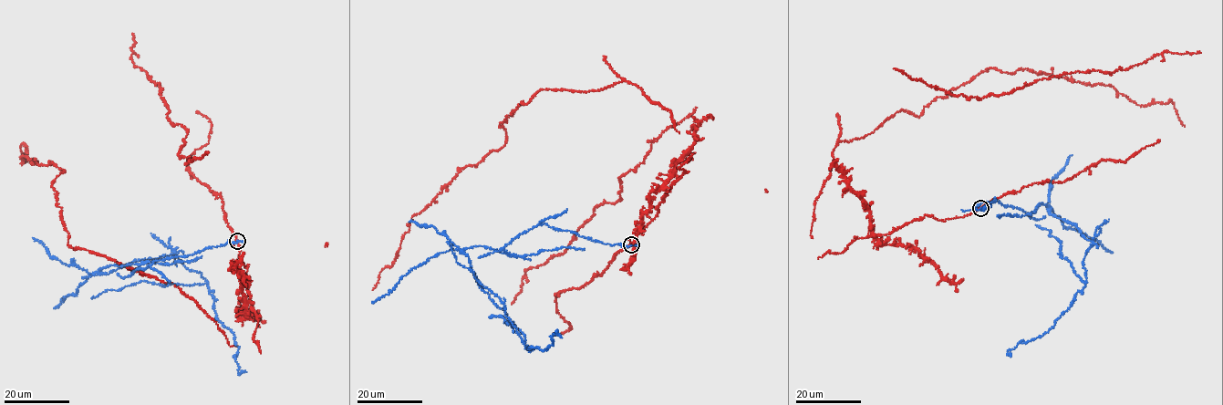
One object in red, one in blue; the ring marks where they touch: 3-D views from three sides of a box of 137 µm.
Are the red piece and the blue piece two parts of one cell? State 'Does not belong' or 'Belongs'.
Does not belong

